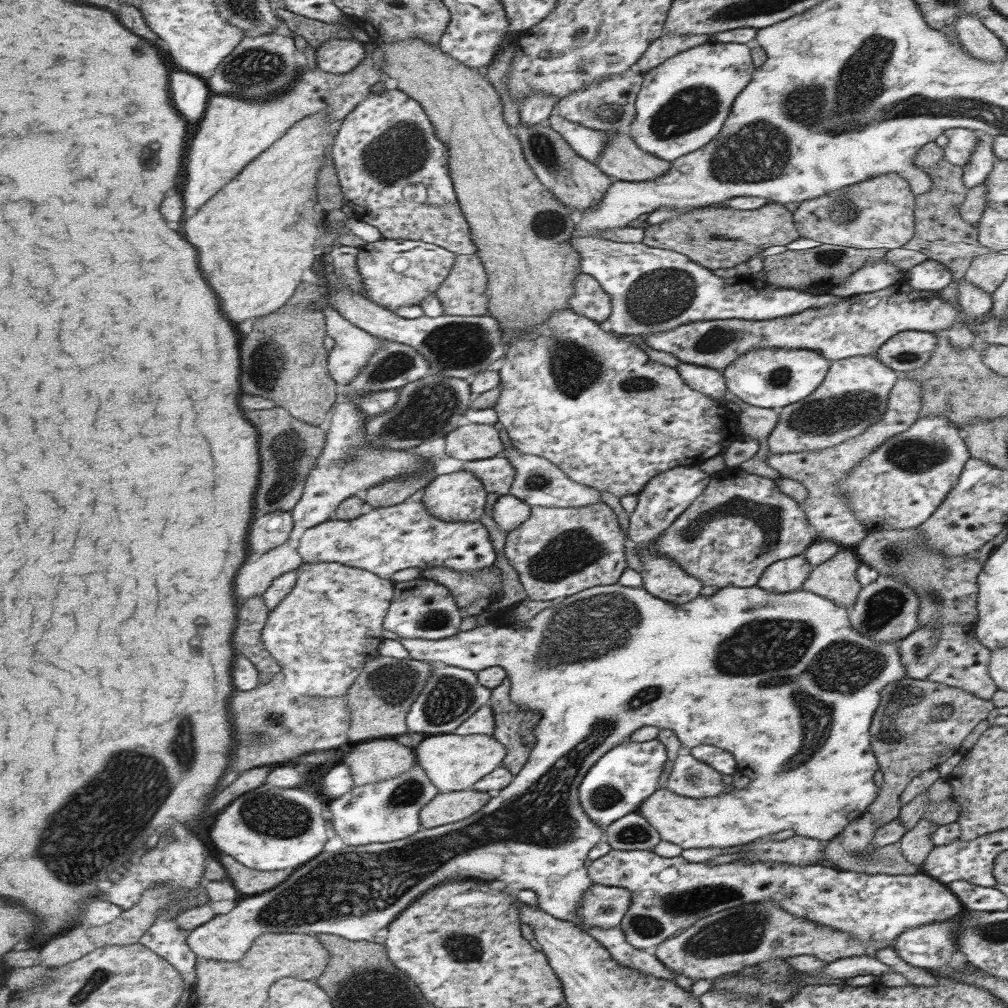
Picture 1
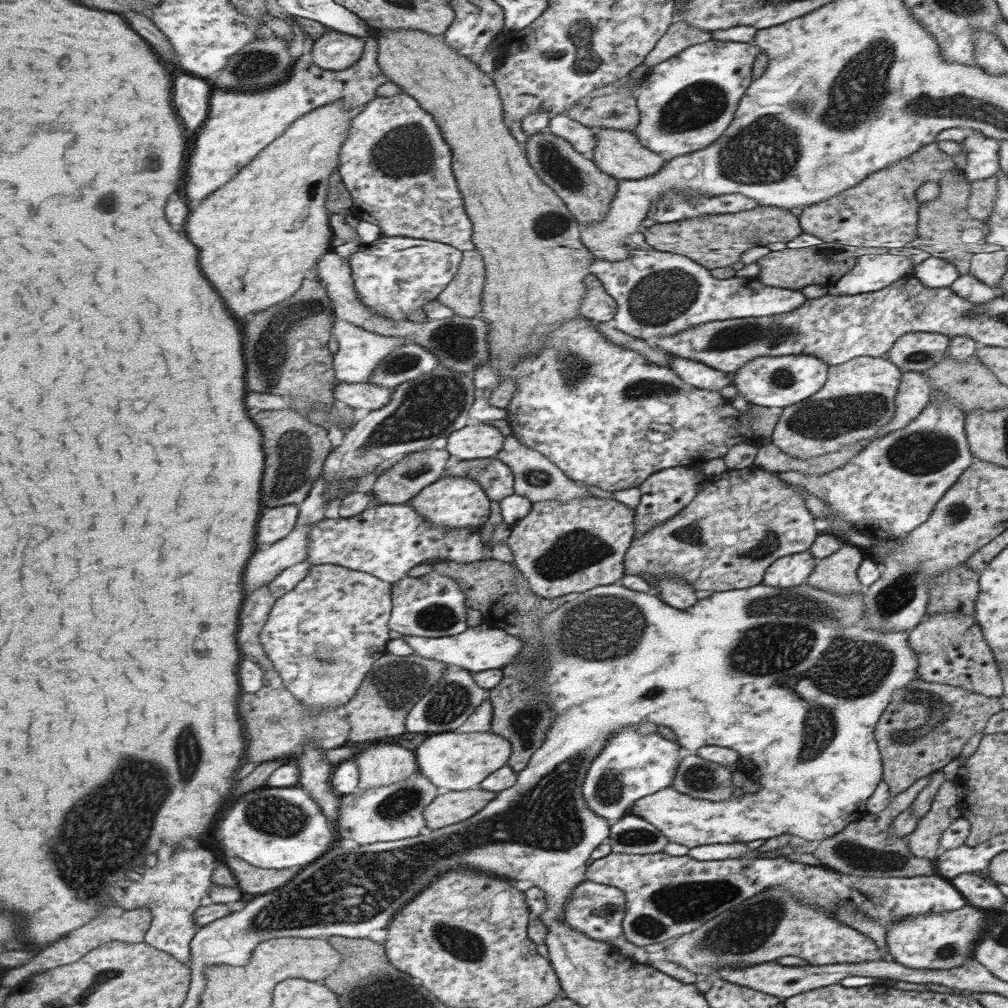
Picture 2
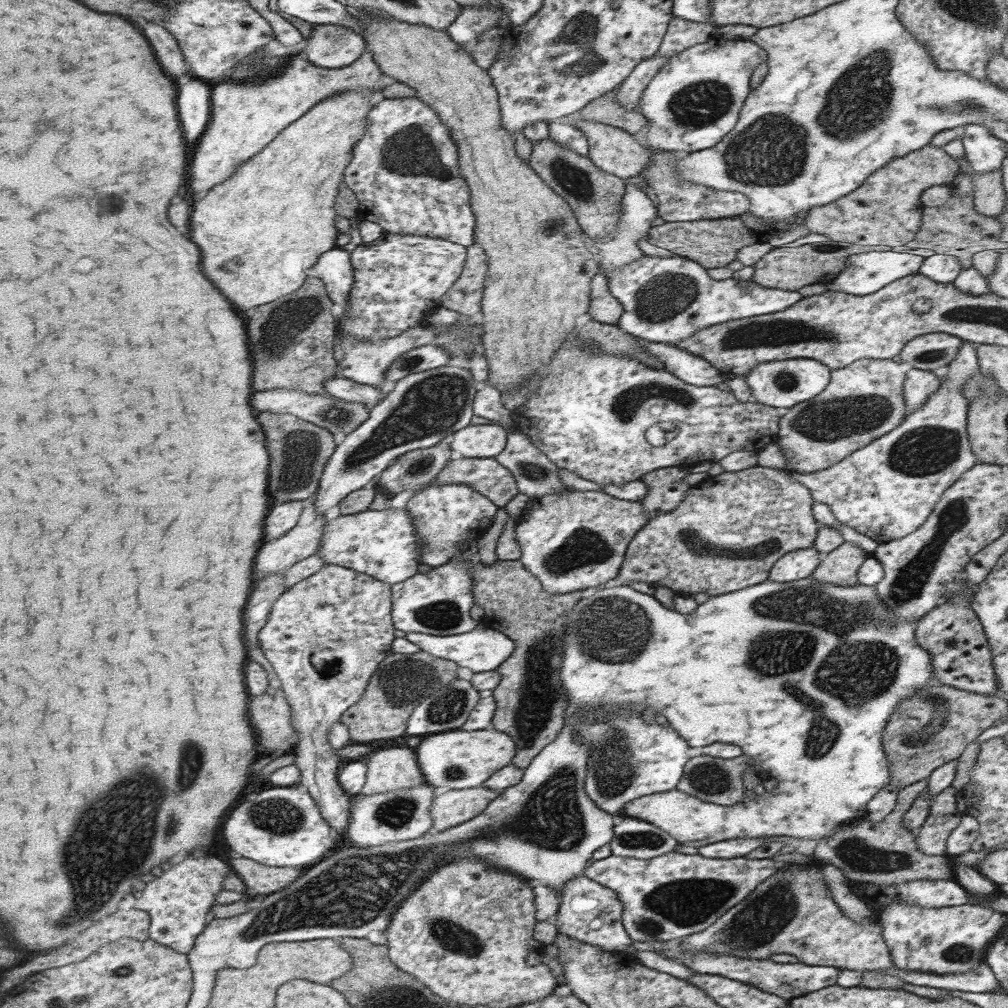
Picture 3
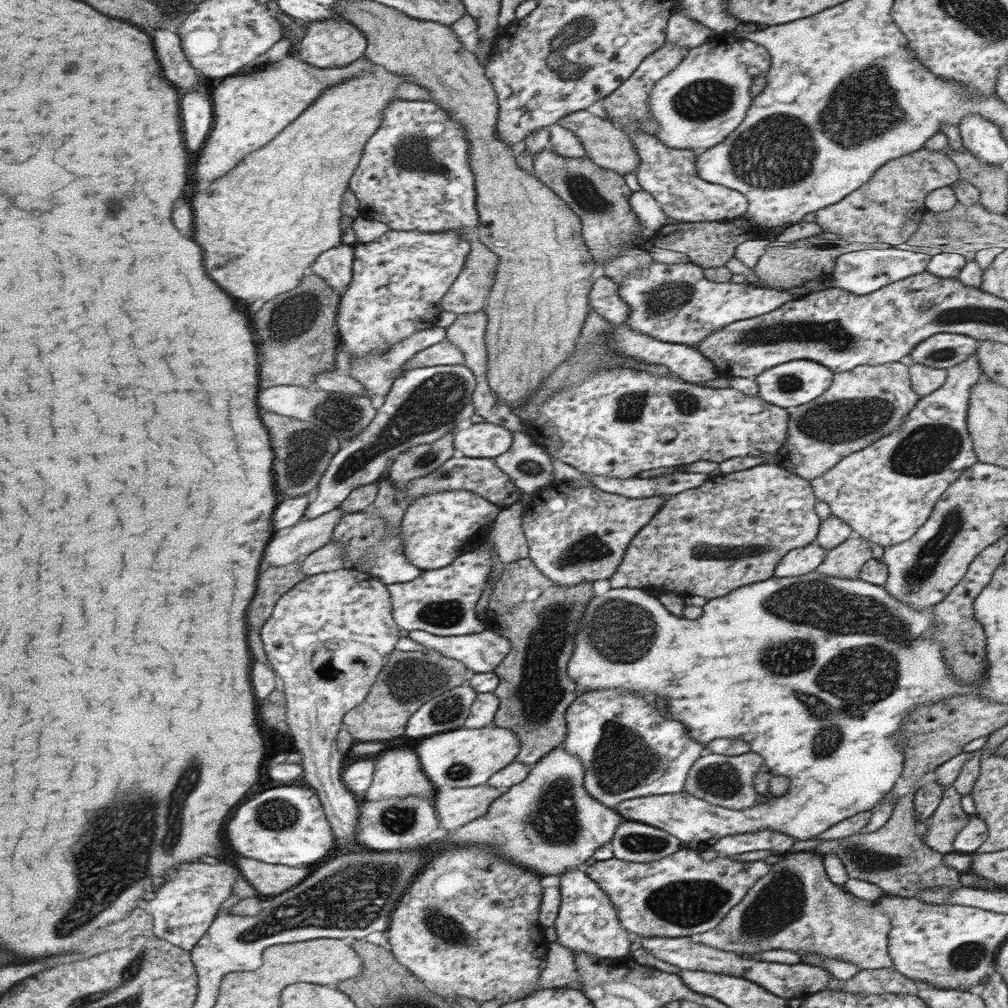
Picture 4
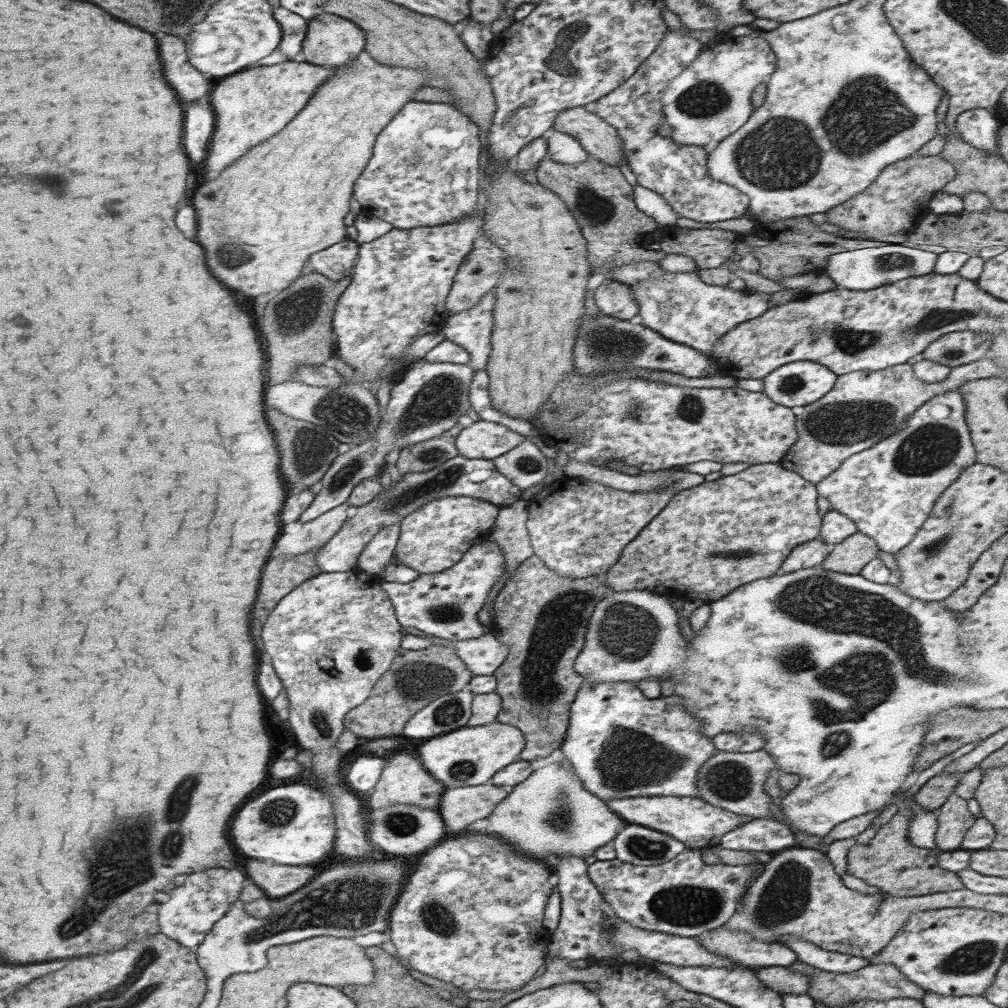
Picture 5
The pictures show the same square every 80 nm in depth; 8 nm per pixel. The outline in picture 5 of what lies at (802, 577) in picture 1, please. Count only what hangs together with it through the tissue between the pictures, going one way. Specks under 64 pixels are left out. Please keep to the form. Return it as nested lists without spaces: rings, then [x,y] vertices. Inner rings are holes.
[[[816,538],[815,541],[804,542],[803,545],[797,545],[785,558],[778,573],[785,574],[820,565],[831,551],[833,551],[833,545],[825,544],[820,538]]]

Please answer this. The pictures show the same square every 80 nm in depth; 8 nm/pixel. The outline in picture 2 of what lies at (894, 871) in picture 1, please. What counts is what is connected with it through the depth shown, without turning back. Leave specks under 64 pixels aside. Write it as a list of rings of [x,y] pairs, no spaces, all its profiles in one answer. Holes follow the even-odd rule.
[[[930,775],[923,776],[915,781],[907,789],[896,794],[885,810],[871,815],[866,813],[860,820],[853,821],[844,826],[839,833],[832,837],[820,840],[819,845],[811,853],[821,862],[822,866],[827,867],[837,873],[850,874],[851,876],[868,876],[869,878],[911,878],[912,876],[933,876],[936,874],[936,866],[932,859],[917,858],[911,854],[907,846],[905,837],[894,837],[888,835],[889,825],[894,818],[903,812],[915,800],[922,788],[927,786]]]

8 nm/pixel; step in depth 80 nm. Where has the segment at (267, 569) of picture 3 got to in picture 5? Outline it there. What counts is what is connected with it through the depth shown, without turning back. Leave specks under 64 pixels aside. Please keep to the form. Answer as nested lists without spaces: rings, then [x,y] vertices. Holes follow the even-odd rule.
[[[343,503],[311,522],[299,520],[286,524],[286,530],[281,530],[277,539],[273,558],[299,556],[322,548],[343,528],[353,511],[349,503]]]

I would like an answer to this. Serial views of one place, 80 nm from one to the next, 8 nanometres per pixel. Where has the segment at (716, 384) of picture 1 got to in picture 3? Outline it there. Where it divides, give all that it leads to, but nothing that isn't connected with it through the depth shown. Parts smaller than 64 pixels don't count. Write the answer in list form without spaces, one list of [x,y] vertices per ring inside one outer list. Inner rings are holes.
[[[641,340],[645,350],[664,364],[664,369],[676,375],[684,383],[693,386],[714,386],[728,379],[704,358],[670,343],[654,343]]]

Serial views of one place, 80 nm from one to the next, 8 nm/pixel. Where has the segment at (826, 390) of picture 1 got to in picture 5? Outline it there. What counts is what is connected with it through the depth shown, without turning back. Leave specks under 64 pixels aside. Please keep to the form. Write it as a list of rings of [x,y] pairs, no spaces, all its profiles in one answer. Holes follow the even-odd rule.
[[[985,356],[979,361],[952,367],[948,377],[936,383],[918,379],[912,366],[907,363],[889,366],[887,369],[857,370],[836,375],[831,390],[821,398],[811,405],[791,408],[796,416],[797,441],[779,465],[785,467],[785,470],[796,471],[801,478],[817,485],[829,478],[829,474],[835,472],[853,454],[861,453],[883,438],[896,434],[905,420],[912,419],[916,410],[936,394],[955,390],[968,380],[998,376],[998,372],[998,366]]]

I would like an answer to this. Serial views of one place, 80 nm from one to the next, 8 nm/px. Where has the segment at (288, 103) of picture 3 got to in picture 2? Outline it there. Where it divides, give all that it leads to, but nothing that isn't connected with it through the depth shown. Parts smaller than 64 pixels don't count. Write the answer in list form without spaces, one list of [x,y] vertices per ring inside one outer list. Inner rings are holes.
[[[368,36],[363,56],[349,70],[324,70],[315,63],[297,61],[291,78],[257,92],[235,92],[217,88],[210,100],[207,120],[195,136],[195,150],[189,159],[189,202],[201,202],[223,184],[232,181],[261,150],[275,142],[295,120],[337,101],[343,101],[349,110],[361,109],[377,97],[377,88],[389,81],[378,62],[378,37]]]

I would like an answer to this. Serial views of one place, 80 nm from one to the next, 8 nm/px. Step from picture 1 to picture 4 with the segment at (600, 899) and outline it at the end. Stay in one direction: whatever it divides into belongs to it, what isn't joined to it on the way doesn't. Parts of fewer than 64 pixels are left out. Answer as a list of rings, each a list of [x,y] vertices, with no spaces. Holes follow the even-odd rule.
[[[579,869],[565,871],[559,876],[558,891],[560,906],[553,922],[556,942],[563,948],[579,950],[597,959],[615,959],[627,955],[631,942],[627,940],[627,931],[620,924],[617,910],[609,896]]]

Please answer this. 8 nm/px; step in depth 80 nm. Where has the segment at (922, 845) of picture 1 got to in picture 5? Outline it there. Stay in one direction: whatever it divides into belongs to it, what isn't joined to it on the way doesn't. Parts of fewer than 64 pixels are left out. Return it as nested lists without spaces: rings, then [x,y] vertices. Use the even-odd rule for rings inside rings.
[[[952,792],[936,809],[939,828],[936,830],[936,848],[941,851],[959,849],[964,832],[976,819],[967,809],[966,801]]]

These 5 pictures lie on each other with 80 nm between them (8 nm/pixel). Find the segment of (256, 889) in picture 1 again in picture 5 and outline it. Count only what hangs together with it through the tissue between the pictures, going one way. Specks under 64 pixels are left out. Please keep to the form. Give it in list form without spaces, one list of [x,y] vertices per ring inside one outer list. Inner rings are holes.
[[[251,860],[247,862],[247,874],[257,886],[261,886],[268,898],[283,899],[307,886],[317,876],[317,870]]]

